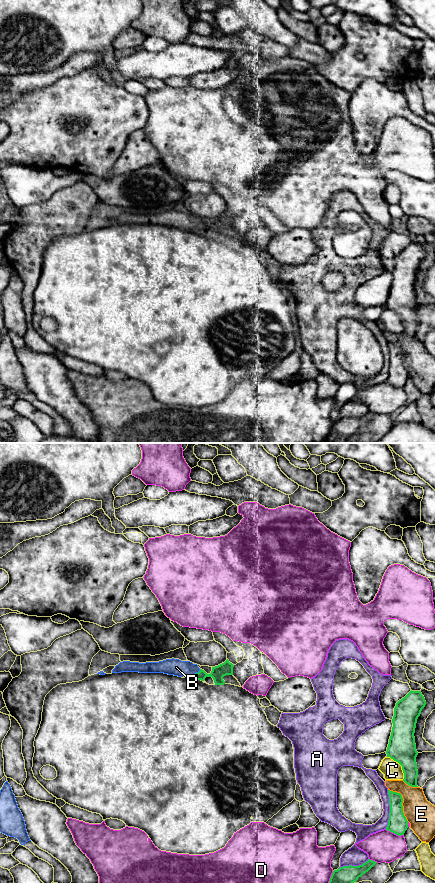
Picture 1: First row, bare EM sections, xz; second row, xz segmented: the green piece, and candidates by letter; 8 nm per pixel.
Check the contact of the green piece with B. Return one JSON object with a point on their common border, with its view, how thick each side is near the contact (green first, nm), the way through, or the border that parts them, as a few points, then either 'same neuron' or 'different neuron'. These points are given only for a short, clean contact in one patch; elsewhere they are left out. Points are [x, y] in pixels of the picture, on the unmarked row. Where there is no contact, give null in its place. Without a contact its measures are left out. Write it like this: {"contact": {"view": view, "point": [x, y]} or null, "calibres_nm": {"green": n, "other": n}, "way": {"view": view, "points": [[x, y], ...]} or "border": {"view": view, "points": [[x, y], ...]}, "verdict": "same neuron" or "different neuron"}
{"contact": {"view": "xz", "point": [195, 225]}, "calibres_nm": {"green": 110, "other": 140}, "way": {"view": "xz", "points": [[218, 224], [210, 227], [195, 225], [186, 220], [176, 219]]}, "verdict": "same neuron"}

